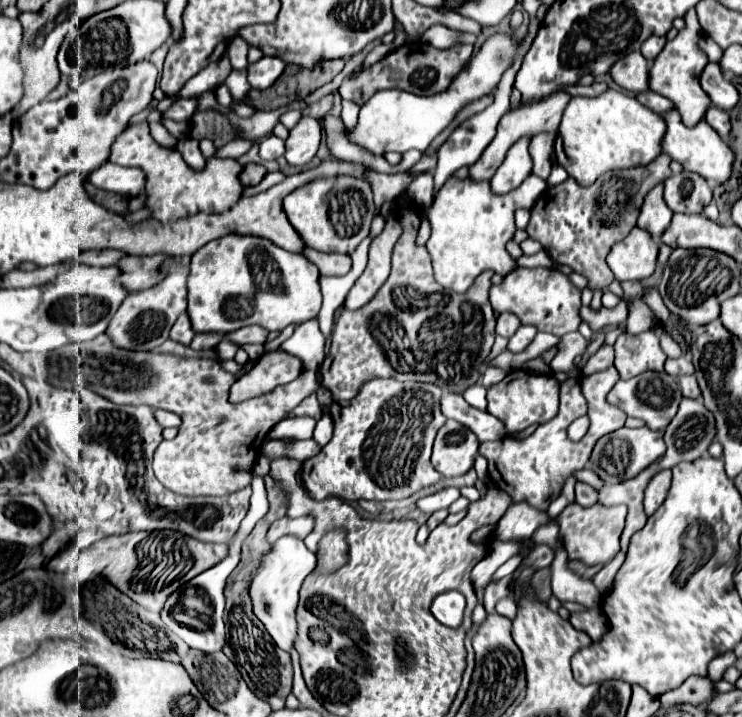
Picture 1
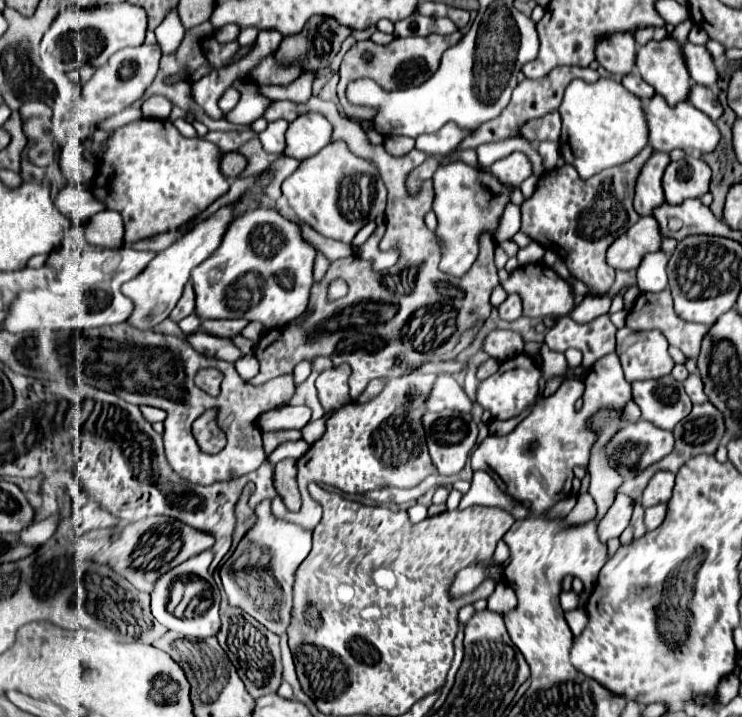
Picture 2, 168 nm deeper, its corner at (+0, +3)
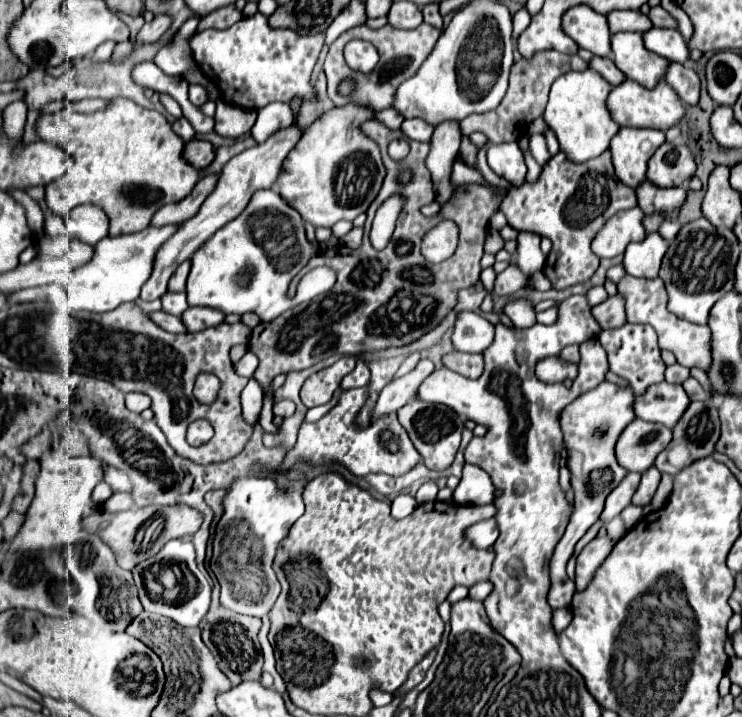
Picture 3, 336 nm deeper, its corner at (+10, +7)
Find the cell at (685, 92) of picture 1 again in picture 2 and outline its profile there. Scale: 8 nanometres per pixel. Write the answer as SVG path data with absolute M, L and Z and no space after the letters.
M668 36L662 42L652 40L642 46L636 56L636 70L644 82L666 98L670 106L688 100L692 80L682 50L674 38Z

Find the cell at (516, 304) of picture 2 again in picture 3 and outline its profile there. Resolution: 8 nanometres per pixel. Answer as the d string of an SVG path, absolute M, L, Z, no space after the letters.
M510 264L504 272L500 272L496 276L494 292L502 294L502 296L512 296L516 290L526 286L526 282L528 282L528 278L520 272L520 268L516 264Z

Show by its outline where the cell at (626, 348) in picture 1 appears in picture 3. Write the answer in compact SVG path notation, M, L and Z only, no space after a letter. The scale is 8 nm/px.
M624 324L622 328L604 330L604 332L600 332L598 340L600 340L602 348L608 354L610 370L614 374L618 374L620 378L628 380L636 396L642 396L648 386L658 384L658 382L664 380L666 364L660 358L660 348L658 348L658 342L656 342L656 332L648 324Z

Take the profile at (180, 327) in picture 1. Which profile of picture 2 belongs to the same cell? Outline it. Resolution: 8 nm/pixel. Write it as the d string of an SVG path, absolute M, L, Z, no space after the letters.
M186 284L186 290L182 294L182 298L178 300L174 312L170 314L170 318L178 324L180 320L184 320L186 316L194 314L194 292L192 292L192 284Z

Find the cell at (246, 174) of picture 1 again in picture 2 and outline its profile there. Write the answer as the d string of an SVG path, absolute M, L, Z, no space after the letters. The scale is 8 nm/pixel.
M228 152L222 156L222 162L220 162L220 170L226 178L238 178L244 168L246 168L246 158L240 154L240 152Z

